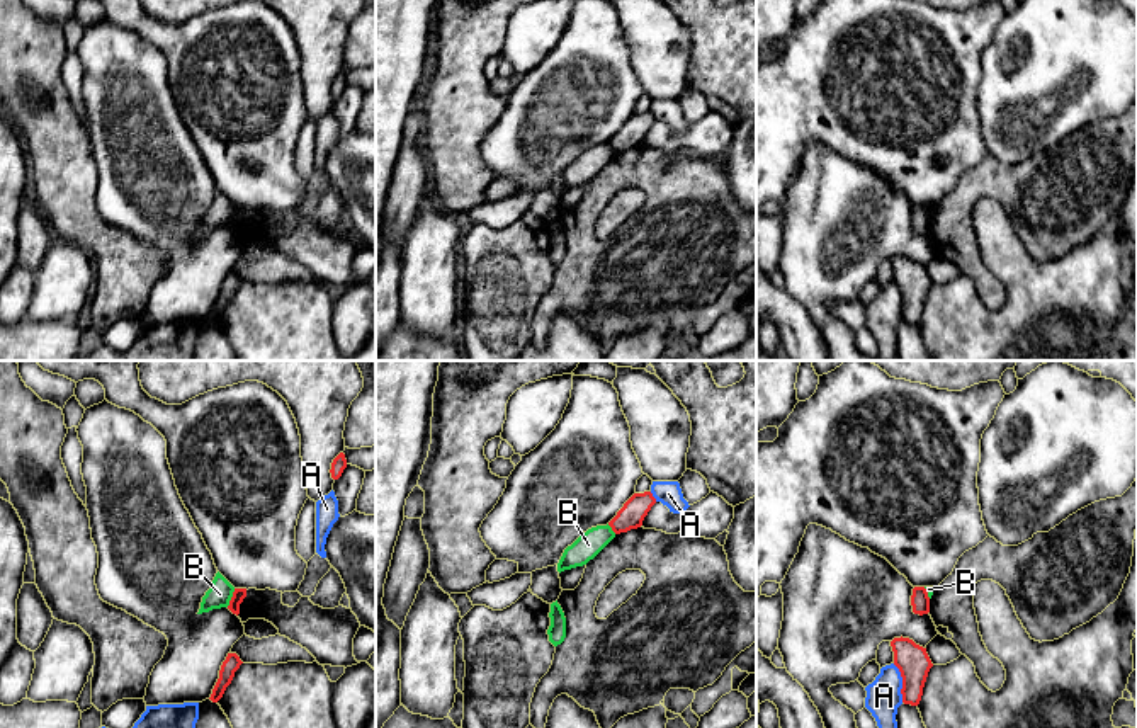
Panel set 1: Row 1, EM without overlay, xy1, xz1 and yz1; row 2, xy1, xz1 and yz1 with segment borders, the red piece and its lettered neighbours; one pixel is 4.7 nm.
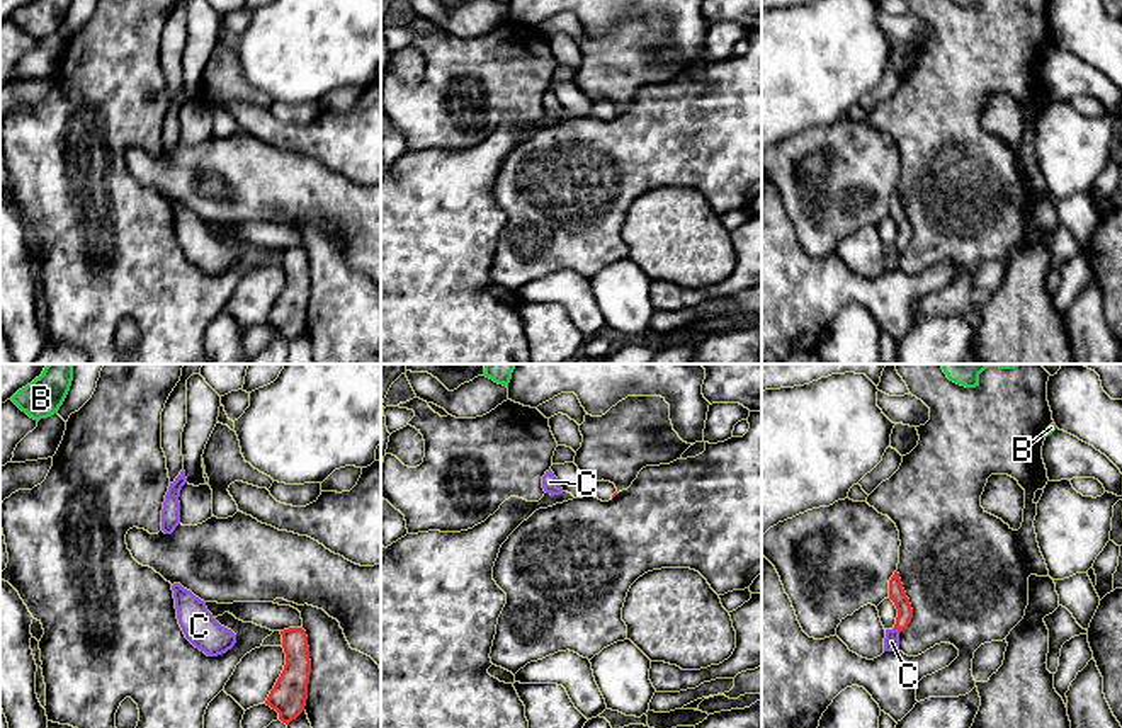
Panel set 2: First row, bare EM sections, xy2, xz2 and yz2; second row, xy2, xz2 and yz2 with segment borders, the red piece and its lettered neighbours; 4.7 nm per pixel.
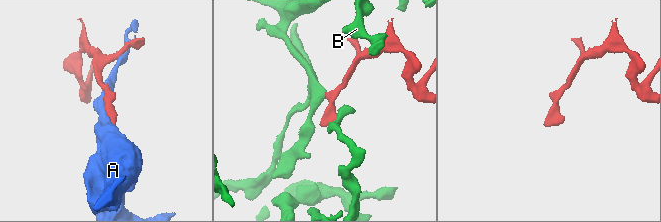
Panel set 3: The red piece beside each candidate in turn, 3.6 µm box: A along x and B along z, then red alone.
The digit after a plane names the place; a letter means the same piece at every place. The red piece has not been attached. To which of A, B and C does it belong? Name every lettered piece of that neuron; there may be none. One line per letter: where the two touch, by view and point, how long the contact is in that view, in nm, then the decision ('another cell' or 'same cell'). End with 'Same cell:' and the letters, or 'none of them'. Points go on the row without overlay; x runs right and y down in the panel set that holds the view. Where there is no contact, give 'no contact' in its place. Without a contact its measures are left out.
A: yz1 (903, 301) | 190 nm | another cell
B: xy1 (231, 216) | 100 nm | another cell
C: yz2 (896, 247) | 40 nm | another cell
Same cell: none of them

